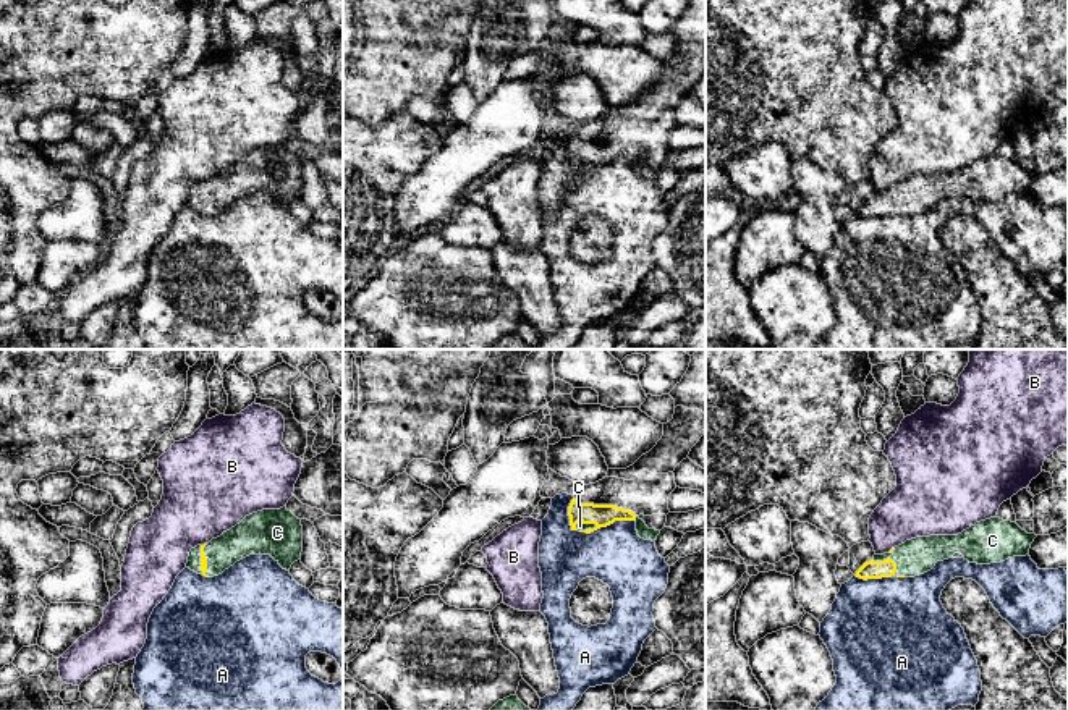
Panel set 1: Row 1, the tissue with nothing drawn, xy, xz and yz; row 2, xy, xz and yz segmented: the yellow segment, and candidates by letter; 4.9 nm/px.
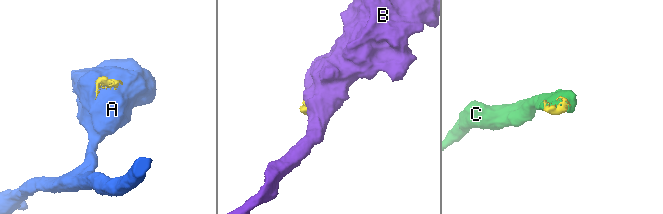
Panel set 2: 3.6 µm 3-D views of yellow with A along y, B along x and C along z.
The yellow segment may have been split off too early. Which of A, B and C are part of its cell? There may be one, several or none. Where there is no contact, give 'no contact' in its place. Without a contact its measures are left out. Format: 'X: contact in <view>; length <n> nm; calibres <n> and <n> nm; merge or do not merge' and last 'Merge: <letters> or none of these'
A: contact in xz; length 360 nm; calibres 110 and 300 nm; do not merge
B: contact in xy; length 40 nm; calibres 30 and 420 nm; do not merge
C: contact in xy; length 170 nm; calibres 30 and 180 nm; merge
Merge: C

